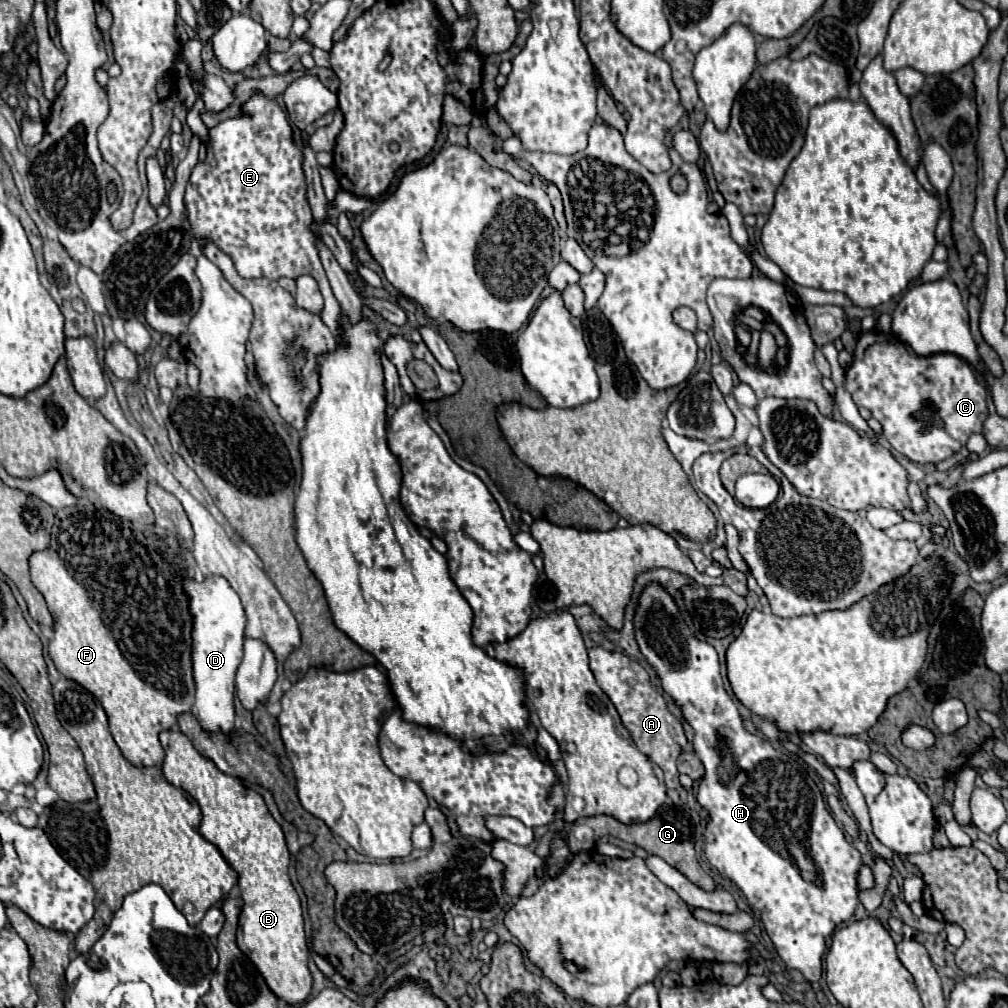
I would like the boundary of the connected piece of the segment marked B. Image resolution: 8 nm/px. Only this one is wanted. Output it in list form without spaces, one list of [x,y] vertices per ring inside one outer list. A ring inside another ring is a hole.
[[[177,728],[165,730],[159,734],[159,740],[165,748],[165,760],[163,760],[163,774],[167,782],[173,786],[179,786],[187,790],[201,806],[203,812],[203,822],[201,822],[201,836],[209,842],[213,842],[225,860],[237,870],[239,874],[239,890],[243,898],[243,910],[239,914],[239,928],[237,928],[237,946],[243,954],[251,958],[251,962],[259,968],[263,978],[267,980],[269,988],[275,992],[277,998],[289,1002],[289,1004],[301,1004],[311,992],[311,974],[307,968],[309,954],[307,954],[307,942],[305,942],[305,932],[303,932],[303,912],[301,912],[301,902],[299,896],[289,880],[287,868],[289,868],[289,850],[285,844],[283,830],[279,822],[271,816],[271,812],[265,806],[265,800],[259,792],[243,786],[239,778],[223,774],[213,760],[207,760],[201,756],[191,740],[179,732]]]

